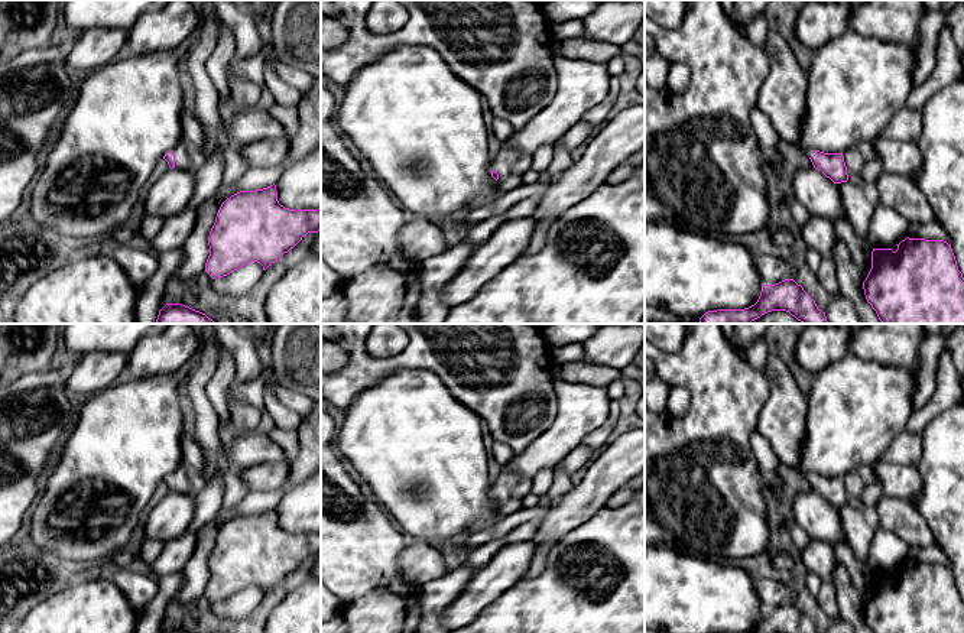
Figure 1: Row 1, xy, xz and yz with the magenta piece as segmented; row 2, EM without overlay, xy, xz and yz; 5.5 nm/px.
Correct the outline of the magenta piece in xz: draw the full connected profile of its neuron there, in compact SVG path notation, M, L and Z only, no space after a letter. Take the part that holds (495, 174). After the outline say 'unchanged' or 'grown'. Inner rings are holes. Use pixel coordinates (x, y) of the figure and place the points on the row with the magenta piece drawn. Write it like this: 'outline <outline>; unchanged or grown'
outline M509 140L503 142L491 162L491 176L499 182L499 195L520 186L522 176L532 169L532 156L515 149Z; grown

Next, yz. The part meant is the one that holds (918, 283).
outline M906 237L898 246L898 250L892 249L873 249L872 251L872 269L863 282L863 289L867 302L876 311L879 319L883 324L964 324L964 277L958 270L955 256L952 253L951 244L944 240L925 240L925 238L909 238Z; unchanged

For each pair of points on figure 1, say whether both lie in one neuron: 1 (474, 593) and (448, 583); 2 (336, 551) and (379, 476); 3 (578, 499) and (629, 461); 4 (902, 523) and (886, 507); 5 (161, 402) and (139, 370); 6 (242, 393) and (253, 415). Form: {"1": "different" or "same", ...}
{"1": "different", "2": "different", "3": "same", "4": "same", "5": "different", "6": "different"}

